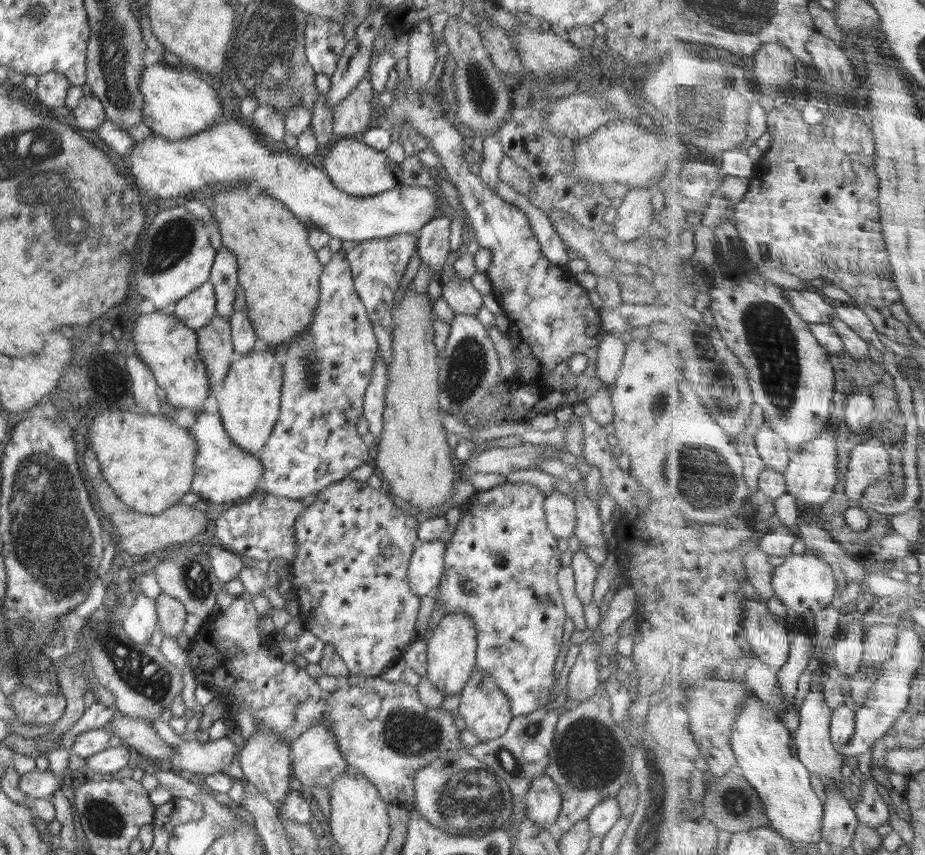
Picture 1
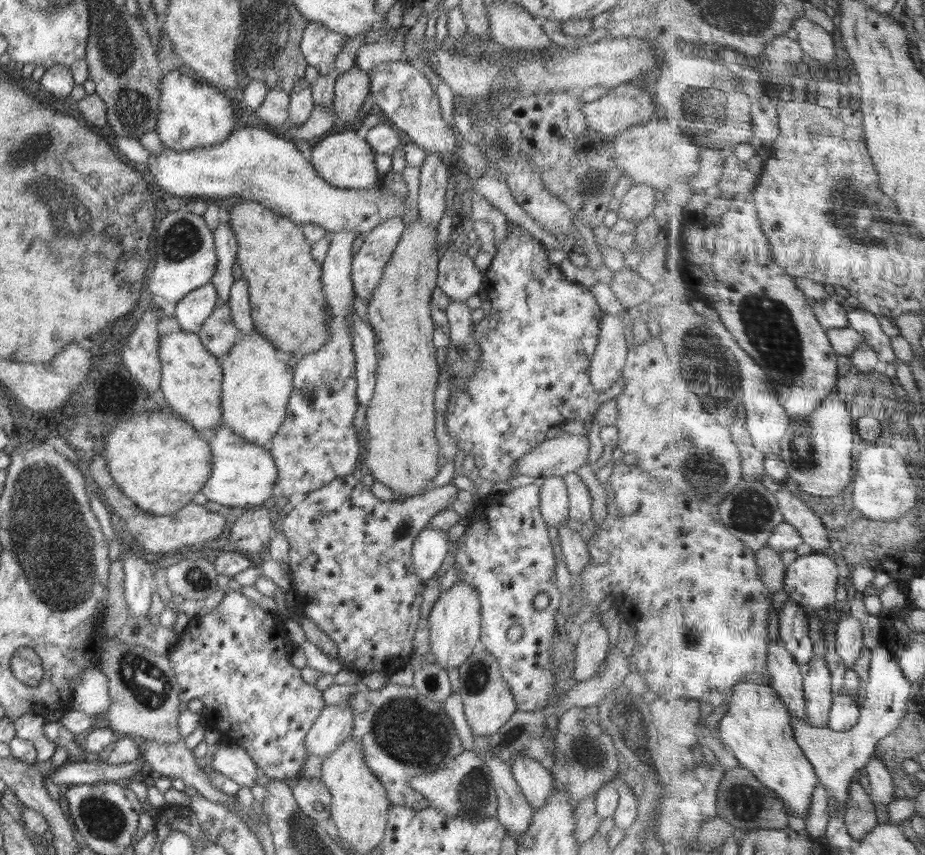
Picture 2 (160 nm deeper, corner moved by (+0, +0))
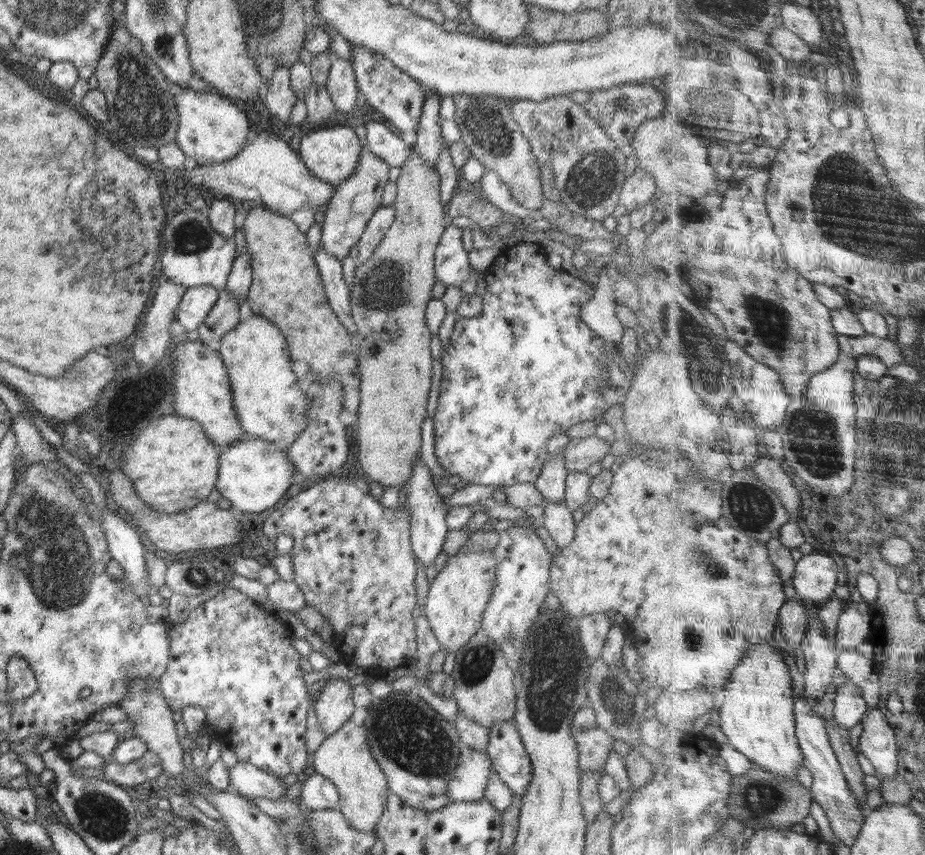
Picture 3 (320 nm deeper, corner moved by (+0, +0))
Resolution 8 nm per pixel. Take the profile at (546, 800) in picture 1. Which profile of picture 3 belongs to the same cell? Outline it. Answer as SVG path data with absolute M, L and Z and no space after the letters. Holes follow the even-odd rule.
M510 721L494 724L489 729L488 758L500 779L508 785L514 795L521 798L528 792L532 780L532 761Z

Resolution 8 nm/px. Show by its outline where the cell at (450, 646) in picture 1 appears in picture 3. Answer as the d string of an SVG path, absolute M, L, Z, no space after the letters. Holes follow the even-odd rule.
M460 549L456 554L449 556L439 574L429 584L429 591L424 604L425 615L444 652L456 654L476 634L476 631L481 629L484 611L497 583L496 567L497 564L492 551L464 552Z

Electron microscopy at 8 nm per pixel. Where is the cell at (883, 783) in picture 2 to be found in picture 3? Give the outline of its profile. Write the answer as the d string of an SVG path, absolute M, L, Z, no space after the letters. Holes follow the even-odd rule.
M878 706L870 708L863 721L865 731L861 736L860 750L872 762L879 776L884 779L899 774L898 738L886 714Z

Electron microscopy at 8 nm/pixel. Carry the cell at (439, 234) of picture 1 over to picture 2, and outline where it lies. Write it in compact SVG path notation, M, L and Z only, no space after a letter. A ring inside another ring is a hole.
M426 153L420 170L418 196L419 216L436 232L444 214L446 186L448 186L448 164L438 153Z

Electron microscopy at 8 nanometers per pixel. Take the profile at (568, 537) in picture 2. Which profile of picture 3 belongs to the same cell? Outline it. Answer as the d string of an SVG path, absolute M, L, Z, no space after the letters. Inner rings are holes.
M564 501L546 502L543 505L543 526L548 530L550 538L557 544L558 548L567 547L574 542L576 525L572 519L572 512Z

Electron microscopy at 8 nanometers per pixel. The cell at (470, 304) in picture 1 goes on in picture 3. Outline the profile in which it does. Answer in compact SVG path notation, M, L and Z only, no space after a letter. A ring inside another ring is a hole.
M447 223L436 248L434 269L437 281L446 287L460 289L470 279L470 269L474 268L468 259L468 245L463 229Z

